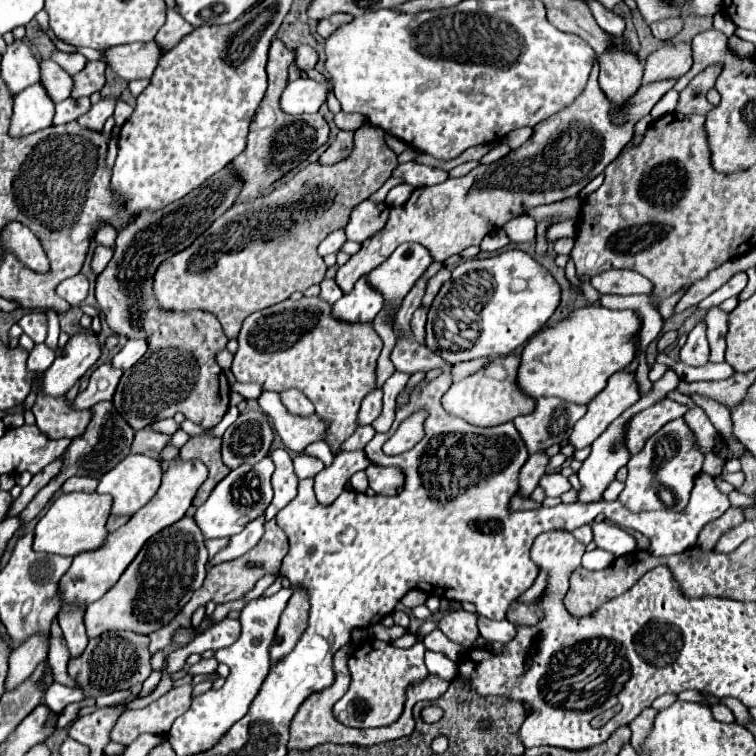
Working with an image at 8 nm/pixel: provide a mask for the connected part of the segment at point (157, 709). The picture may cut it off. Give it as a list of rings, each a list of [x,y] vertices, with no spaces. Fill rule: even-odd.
[[[192,686],[172,688],[170,692],[166,692],[152,704],[148,704],[146,708],[126,710],[118,718],[110,738],[114,742],[128,746],[144,732],[158,734],[158,736],[168,734],[172,722],[190,708],[190,692],[192,692]]]

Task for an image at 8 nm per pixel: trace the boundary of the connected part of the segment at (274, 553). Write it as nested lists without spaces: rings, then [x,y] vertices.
[[[268,520],[266,522],[266,532],[264,532],[264,536],[262,536],[262,540],[256,544],[256,548],[252,548],[250,552],[246,552],[244,556],[240,556],[240,558],[236,558],[236,560],[230,560],[228,564],[216,564],[216,566],[212,566],[212,568],[208,568],[208,574],[206,574],[206,578],[204,578],[204,584],[192,594],[192,598],[190,598],[190,602],[180,610],[180,614],[172,620],[172,622],[168,622],[166,626],[162,626],[160,630],[156,630],[156,632],[152,632],[150,634],[150,652],[154,654],[156,650],[162,650],[162,648],[166,648],[168,644],[170,644],[170,638],[172,638],[172,634],[174,634],[174,630],[176,628],[180,628],[180,626],[190,626],[190,616],[192,616],[192,612],[198,608],[198,606],[206,606],[206,602],[208,600],[214,600],[216,604],[224,604],[224,602],[230,602],[230,600],[238,600],[246,590],[250,590],[262,576],[266,576],[266,574],[278,574],[280,572],[280,564],[282,564],[282,558],[288,554],[288,538],[286,538],[286,534],[282,532],[282,528],[278,528],[278,524],[276,524],[276,520]]]

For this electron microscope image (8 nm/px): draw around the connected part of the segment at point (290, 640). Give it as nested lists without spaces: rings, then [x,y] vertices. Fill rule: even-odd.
[[[294,590],[286,610],[282,612],[276,638],[270,646],[270,660],[280,660],[294,648],[294,644],[308,626],[308,608],[308,596],[302,590]]]

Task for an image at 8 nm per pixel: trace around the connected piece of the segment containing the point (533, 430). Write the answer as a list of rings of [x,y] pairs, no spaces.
[[[540,398],[536,410],[514,420],[528,454],[546,450],[552,444],[564,444],[574,424],[586,414],[586,406],[568,404],[558,398]]]

